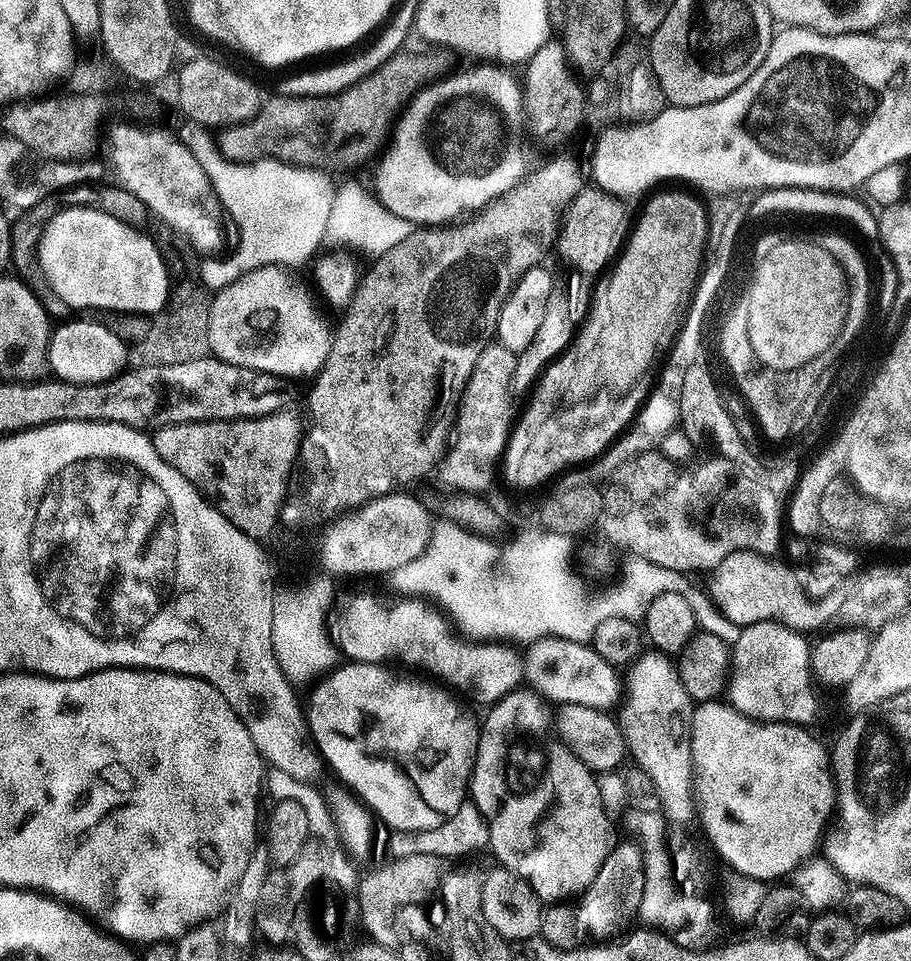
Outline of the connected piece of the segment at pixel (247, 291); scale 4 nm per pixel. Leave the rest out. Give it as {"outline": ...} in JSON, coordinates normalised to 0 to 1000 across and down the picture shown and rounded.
{"outline":[[[300,277],[281,279],[278,283],[265,287],[262,291],[238,303],[232,309],[229,327],[229,360],[232,369],[250,379],[274,386],[291,387],[293,391],[302,391],[316,395],[334,395],[345,393],[356,384],[358,373],[362,368],[366,342],[360,342],[353,326],[347,322],[342,308],[334,296],[324,291],[322,284]]]}

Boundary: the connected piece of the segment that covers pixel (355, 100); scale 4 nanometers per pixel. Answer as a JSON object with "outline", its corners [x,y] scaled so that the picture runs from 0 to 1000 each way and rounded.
{"outline":[[[457,44],[453,50],[438,50],[409,75],[363,100],[304,98],[295,104],[293,101],[285,109],[285,125],[257,129],[240,138],[239,156],[258,171],[295,165],[324,171],[326,175],[366,177],[397,170],[416,150],[422,137],[427,136],[436,114],[482,76],[479,75],[483,71],[482,60],[469,58],[464,49],[464,45]]]}

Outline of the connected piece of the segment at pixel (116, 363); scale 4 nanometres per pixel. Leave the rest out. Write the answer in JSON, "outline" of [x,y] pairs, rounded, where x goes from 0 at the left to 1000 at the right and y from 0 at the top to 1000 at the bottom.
{"outline":[[[79,331],[74,335],[63,336],[60,340],[56,342],[53,358],[52,382],[60,394],[81,398],[82,400],[106,400],[113,395],[122,395],[123,392],[134,386],[137,379],[138,358],[123,348],[114,335],[104,337],[101,333],[83,333],[83,331]]]}

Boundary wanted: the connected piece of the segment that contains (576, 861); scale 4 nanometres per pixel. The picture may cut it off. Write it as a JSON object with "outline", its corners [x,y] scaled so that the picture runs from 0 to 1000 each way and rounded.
{"outline":[[[572,714],[564,720],[559,720],[550,728],[535,738],[536,746],[527,753],[527,771],[523,777],[523,793],[518,796],[516,809],[516,832],[525,844],[531,848],[536,856],[536,882],[546,891],[548,898],[558,906],[578,916],[580,921],[586,926],[586,930],[594,939],[619,939],[622,932],[632,932],[636,928],[644,929],[654,918],[654,906],[661,901],[661,897],[670,889],[674,871],[672,871],[673,854],[668,853],[663,842],[661,829],[658,826],[658,814],[648,800],[634,789],[634,785],[628,783],[628,777],[620,773],[613,765],[611,754],[608,752],[608,737],[598,728],[592,720],[585,720],[583,715]]]}

